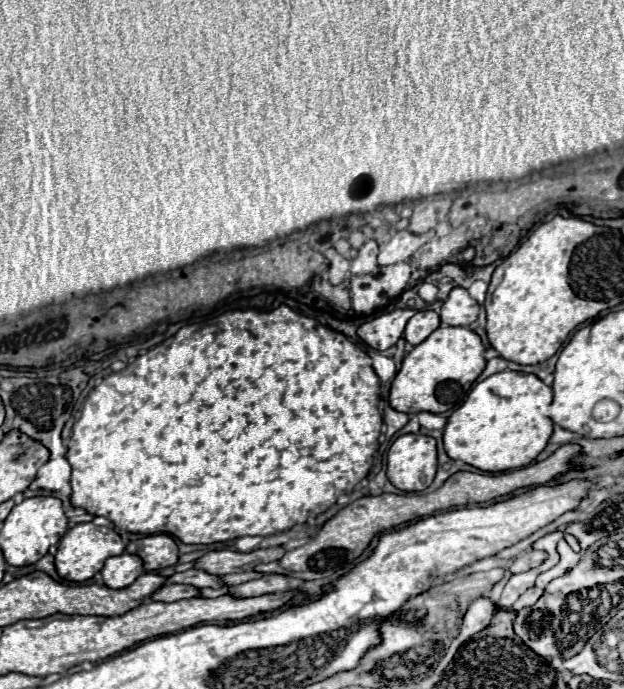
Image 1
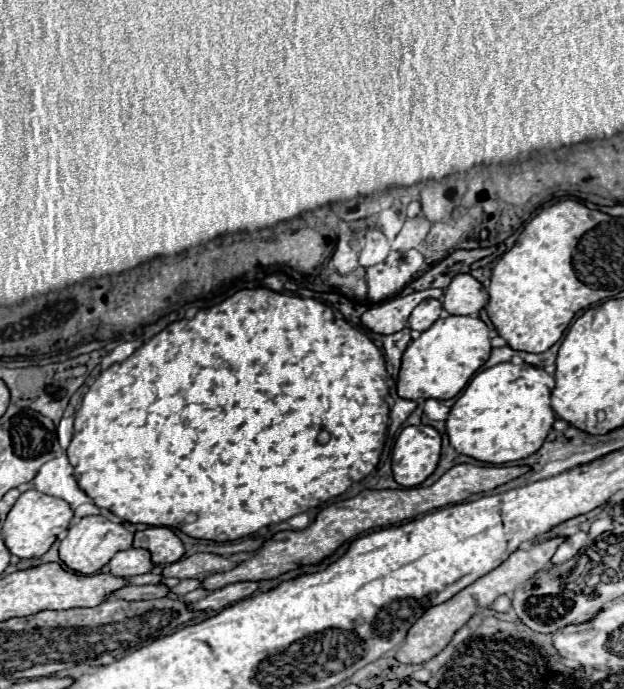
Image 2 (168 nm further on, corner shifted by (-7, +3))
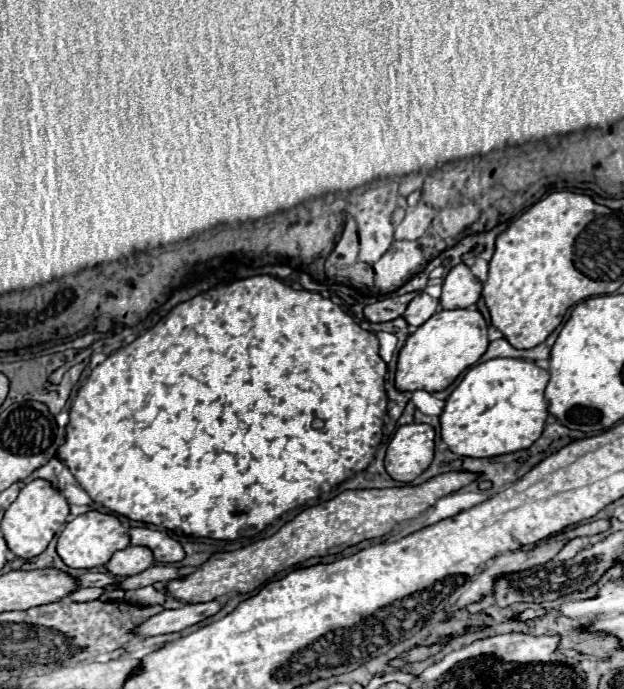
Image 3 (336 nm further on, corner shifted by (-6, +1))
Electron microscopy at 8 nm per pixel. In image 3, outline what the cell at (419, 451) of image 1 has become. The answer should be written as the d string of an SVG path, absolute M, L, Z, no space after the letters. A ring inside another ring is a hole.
M410 423L398 427L386 451L386 471L392 479L412 483L434 459L434 427Z

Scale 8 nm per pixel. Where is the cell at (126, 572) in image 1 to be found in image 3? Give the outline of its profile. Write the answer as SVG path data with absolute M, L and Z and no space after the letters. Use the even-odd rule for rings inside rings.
M126 547L122 551L116 551L112 555L112 559L106 563L106 569L114 575L114 577L132 577L138 575L142 571L146 571L150 565L154 565L154 555L152 551L148 551L148 547Z

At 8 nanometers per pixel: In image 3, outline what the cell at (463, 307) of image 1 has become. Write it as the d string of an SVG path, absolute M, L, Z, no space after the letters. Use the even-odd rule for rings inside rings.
M460 263L452 267L442 285L440 305L442 309L468 309L472 307L482 293L482 283L470 273L470 269Z

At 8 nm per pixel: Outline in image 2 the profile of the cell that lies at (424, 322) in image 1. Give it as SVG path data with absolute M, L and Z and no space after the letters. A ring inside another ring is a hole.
M437 299L421 301L421 303L413 309L413 313L409 315L409 327L415 329L415 331L425 331L425 329L429 329L441 315L443 315L441 301L437 301Z

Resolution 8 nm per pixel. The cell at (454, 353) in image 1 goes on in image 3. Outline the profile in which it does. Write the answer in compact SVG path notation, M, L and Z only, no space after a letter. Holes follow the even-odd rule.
M474 307L470 309L452 309L434 313L424 325L412 333L398 355L396 369L396 389L398 391L444 391L450 387L460 373L476 365L478 359L488 349L486 321L482 313Z

